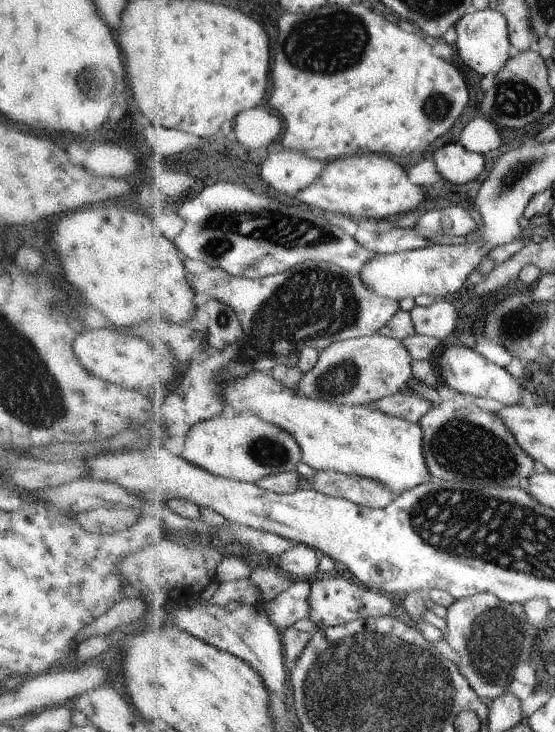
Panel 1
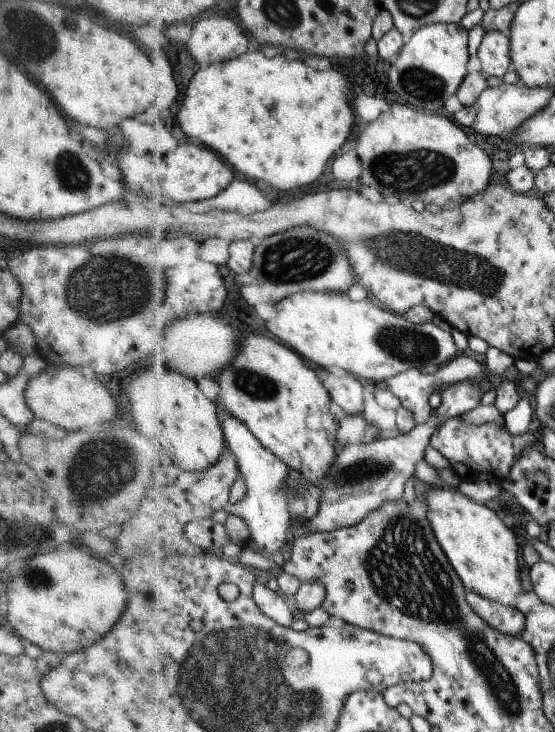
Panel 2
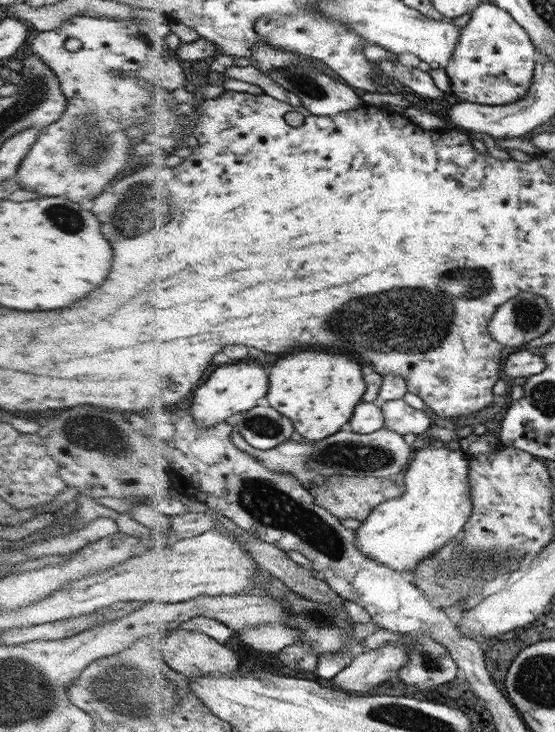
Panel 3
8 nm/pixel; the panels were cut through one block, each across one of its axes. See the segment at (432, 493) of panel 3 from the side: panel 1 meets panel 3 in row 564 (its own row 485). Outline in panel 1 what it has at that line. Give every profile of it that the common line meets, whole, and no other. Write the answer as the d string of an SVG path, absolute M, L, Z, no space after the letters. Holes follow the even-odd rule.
M258 371L228 384L224 399L237 413L254 412L267 422L275 423L290 432L303 447L303 462L316 471L339 471L348 475L372 478L387 485L395 494L407 492L416 486L429 482L431 472L426 464L423 446L423 430L418 423L387 414L373 405L344 405L326 400L301 396L294 387L286 387L270 371Z

